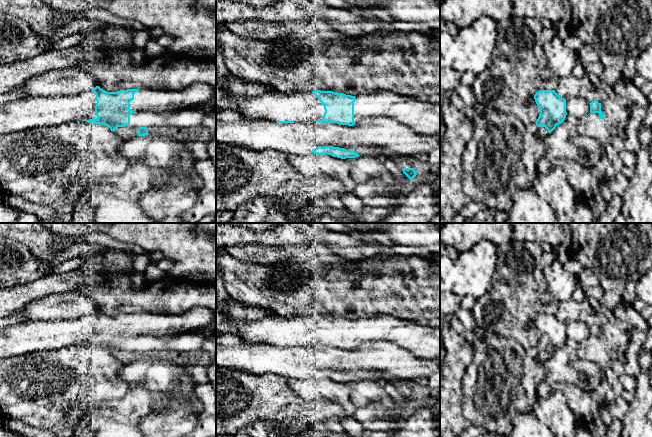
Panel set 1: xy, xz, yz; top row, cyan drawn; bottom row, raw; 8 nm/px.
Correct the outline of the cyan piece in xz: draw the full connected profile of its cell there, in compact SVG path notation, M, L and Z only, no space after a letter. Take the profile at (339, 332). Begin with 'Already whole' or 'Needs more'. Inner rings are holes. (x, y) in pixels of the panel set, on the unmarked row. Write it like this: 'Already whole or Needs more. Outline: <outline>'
Needs more. Outline: M276 314L257 321L244 321L227 317L229 323L238 330L236 334L246 345L267 344L277 347L313 347L326 346L353 350L368 343L386 341L393 343L415 357L438 360L440 363L440 327L430 327L415 321L402 320L390 315L361 318L356 320L321 315L294 318Z

